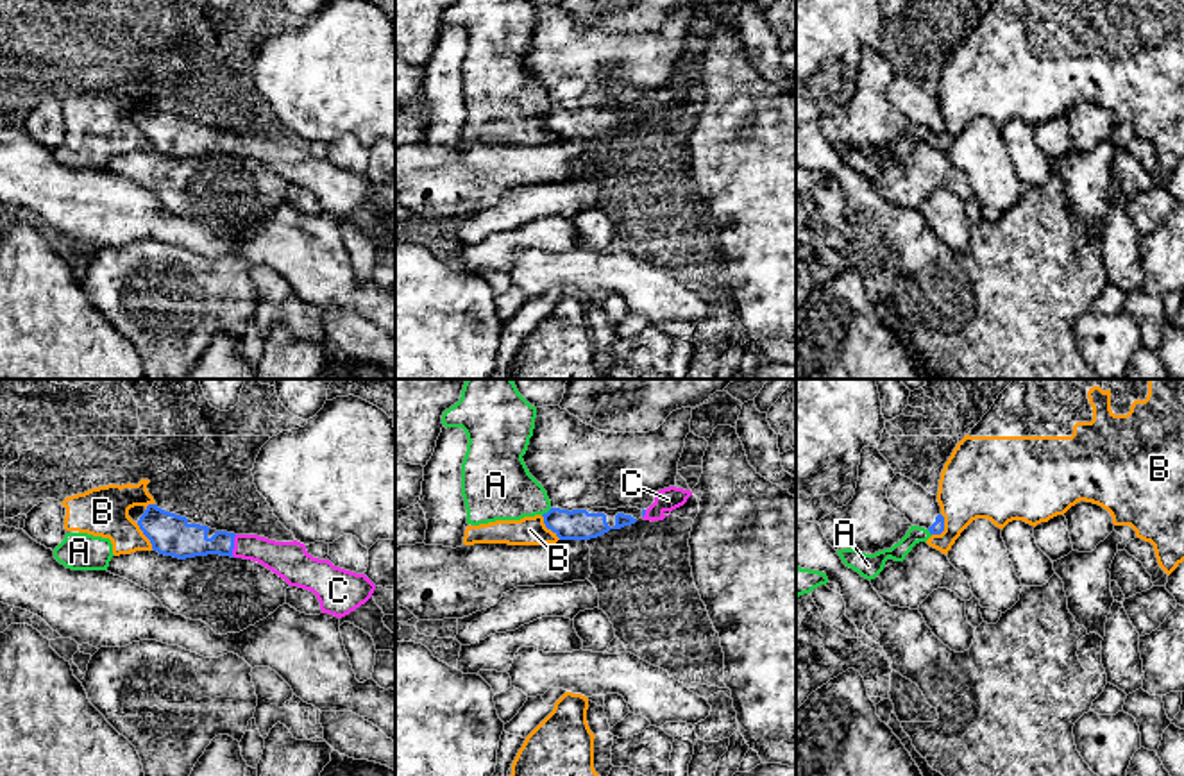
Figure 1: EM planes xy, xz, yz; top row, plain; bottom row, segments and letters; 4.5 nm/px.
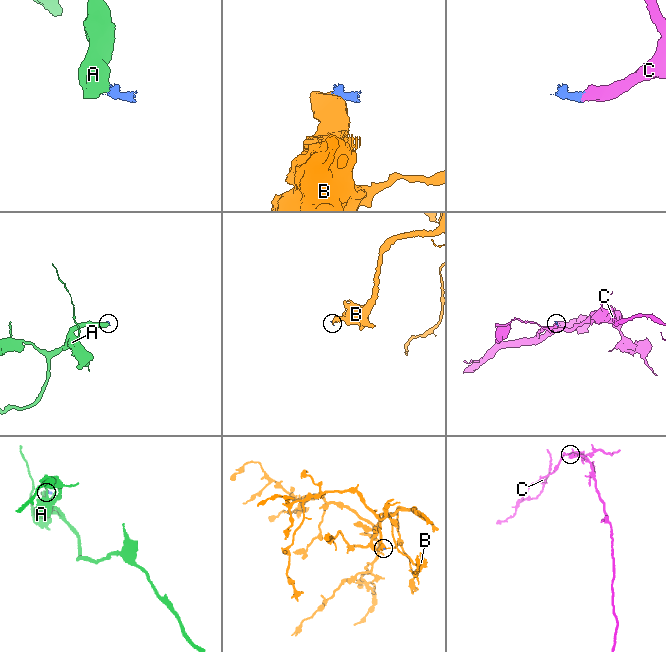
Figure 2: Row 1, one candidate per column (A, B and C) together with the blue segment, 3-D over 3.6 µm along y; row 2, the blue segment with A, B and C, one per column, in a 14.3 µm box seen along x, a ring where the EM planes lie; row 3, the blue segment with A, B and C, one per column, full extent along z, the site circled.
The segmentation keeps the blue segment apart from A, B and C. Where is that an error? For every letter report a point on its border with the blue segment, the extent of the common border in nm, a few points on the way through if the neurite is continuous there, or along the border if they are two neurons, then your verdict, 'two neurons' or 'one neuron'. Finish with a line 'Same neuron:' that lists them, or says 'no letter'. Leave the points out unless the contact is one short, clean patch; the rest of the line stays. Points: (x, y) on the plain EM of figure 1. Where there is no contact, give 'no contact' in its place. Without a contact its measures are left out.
A: meets blue in xz at (548, 111); contact 60 nm long; border along xz (551, 108), (542, 115); two neurons
B: meets blue in yz at (943, 127); contact 110 nm long; border along yz (939, 113), (943, 117), (943, 129), (932, 134); two neurons
C: meets blue in xy at (233, 145); contact 110 nm long; one neuron
Same neuron: C

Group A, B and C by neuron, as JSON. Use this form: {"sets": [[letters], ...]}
{"sets": [["A", "B"], ["C"]]}

